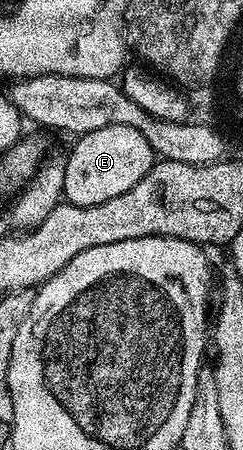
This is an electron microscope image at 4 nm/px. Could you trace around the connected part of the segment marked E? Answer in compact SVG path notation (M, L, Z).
M125 124L97 128L88 134L78 135L74 142L75 147L66 151L63 197L75 206L105 204L105 200L113 200L113 196L129 192L129 188L146 176L157 161L149 140L145 140L137 128Z

